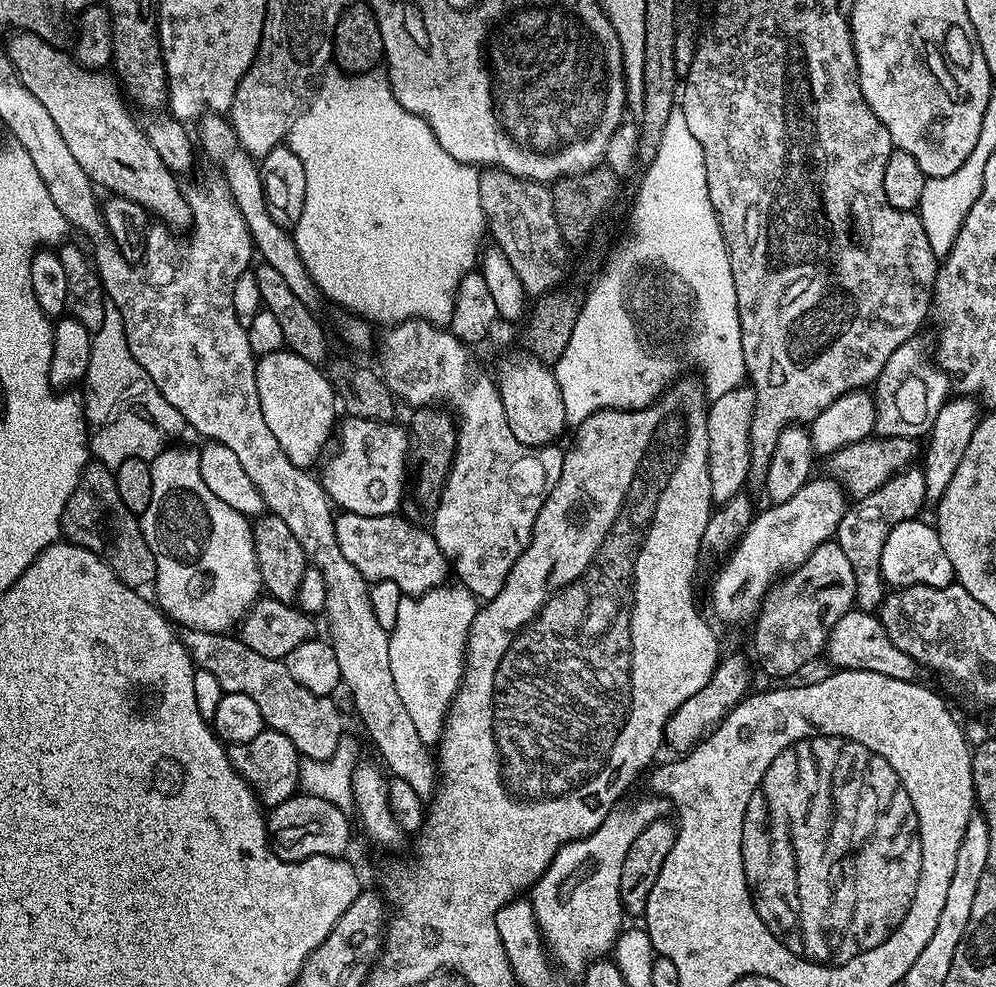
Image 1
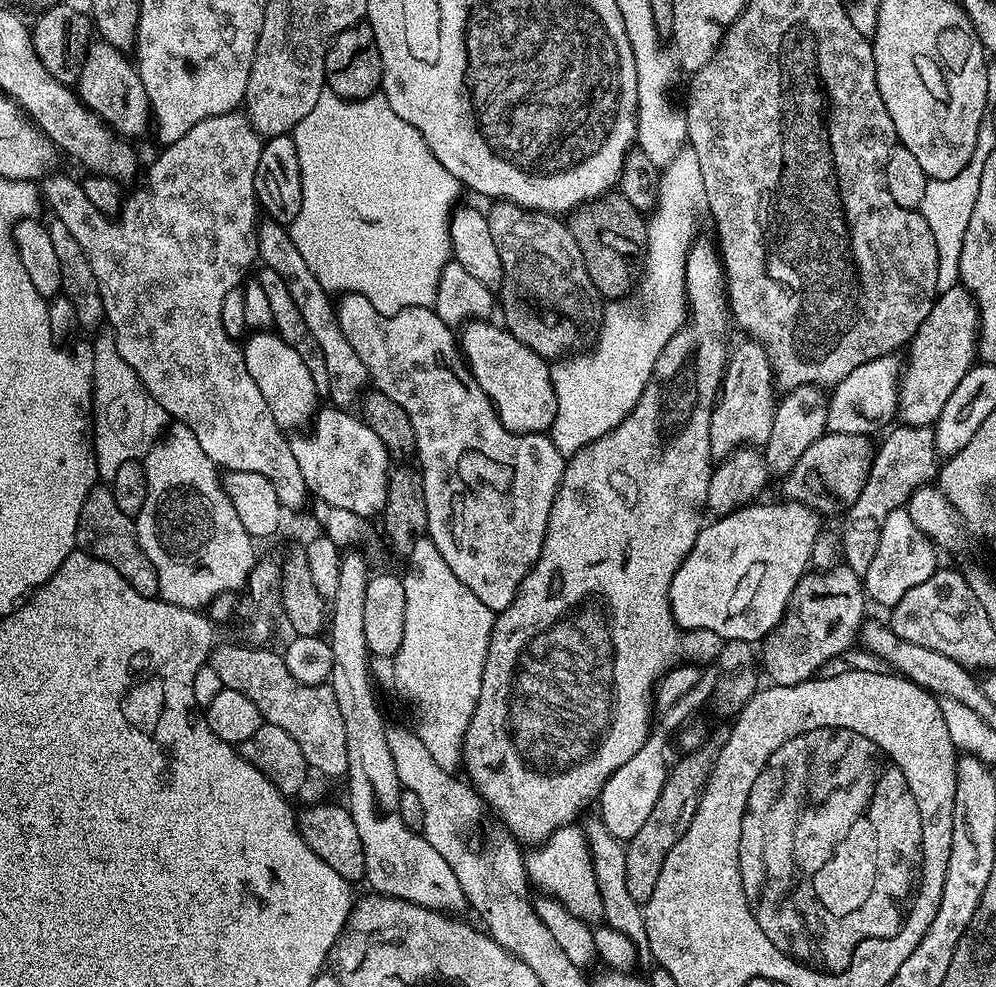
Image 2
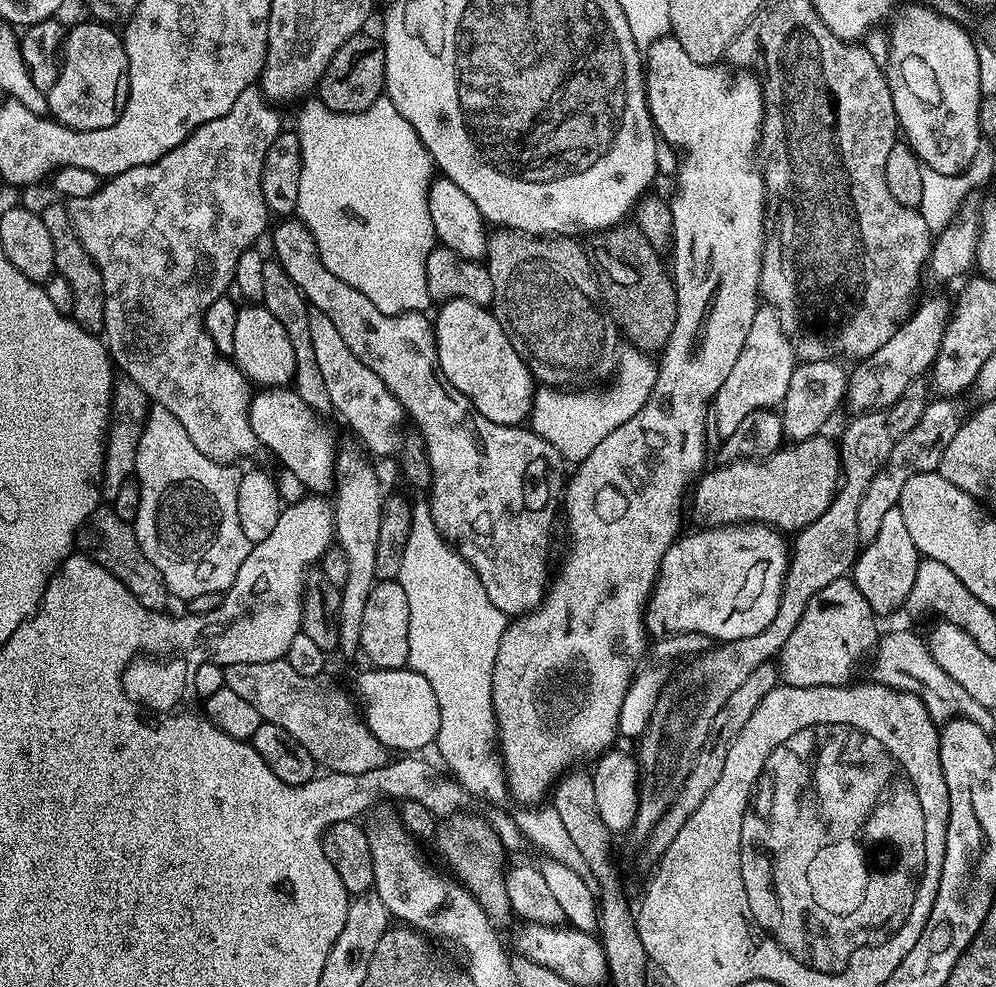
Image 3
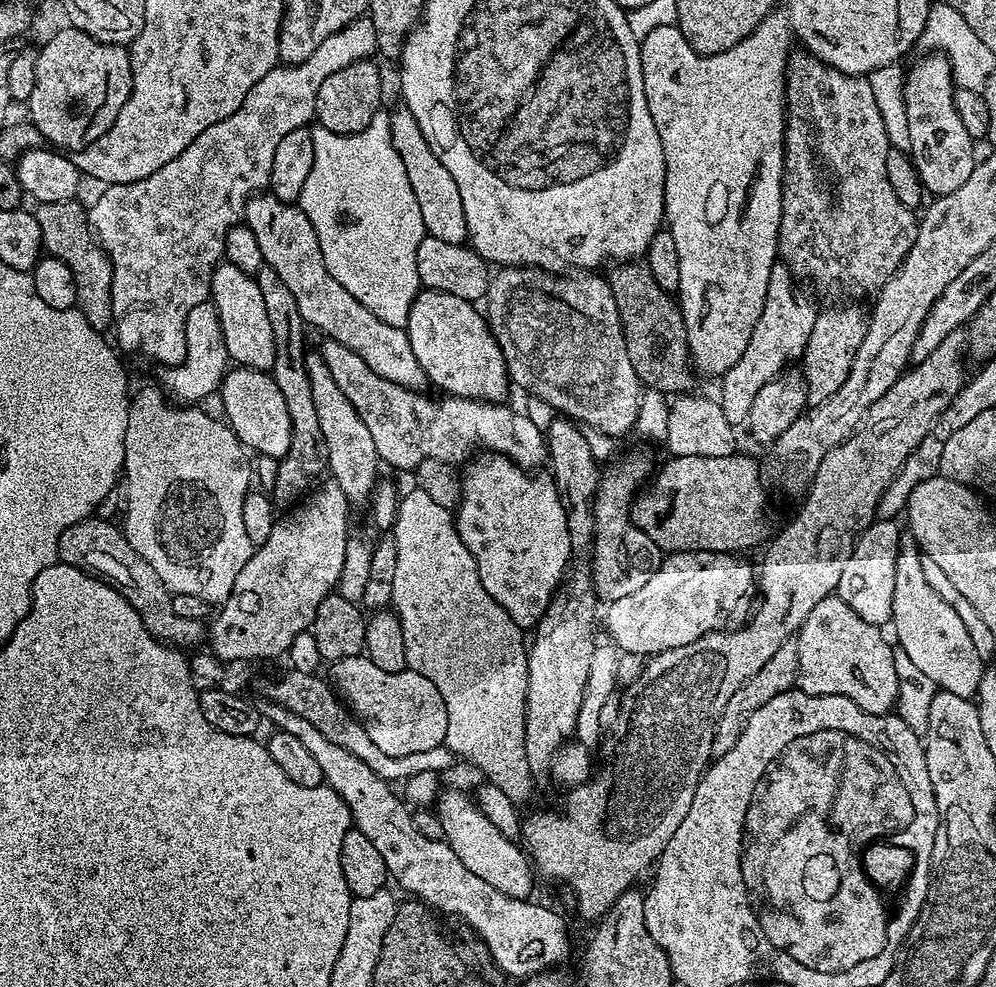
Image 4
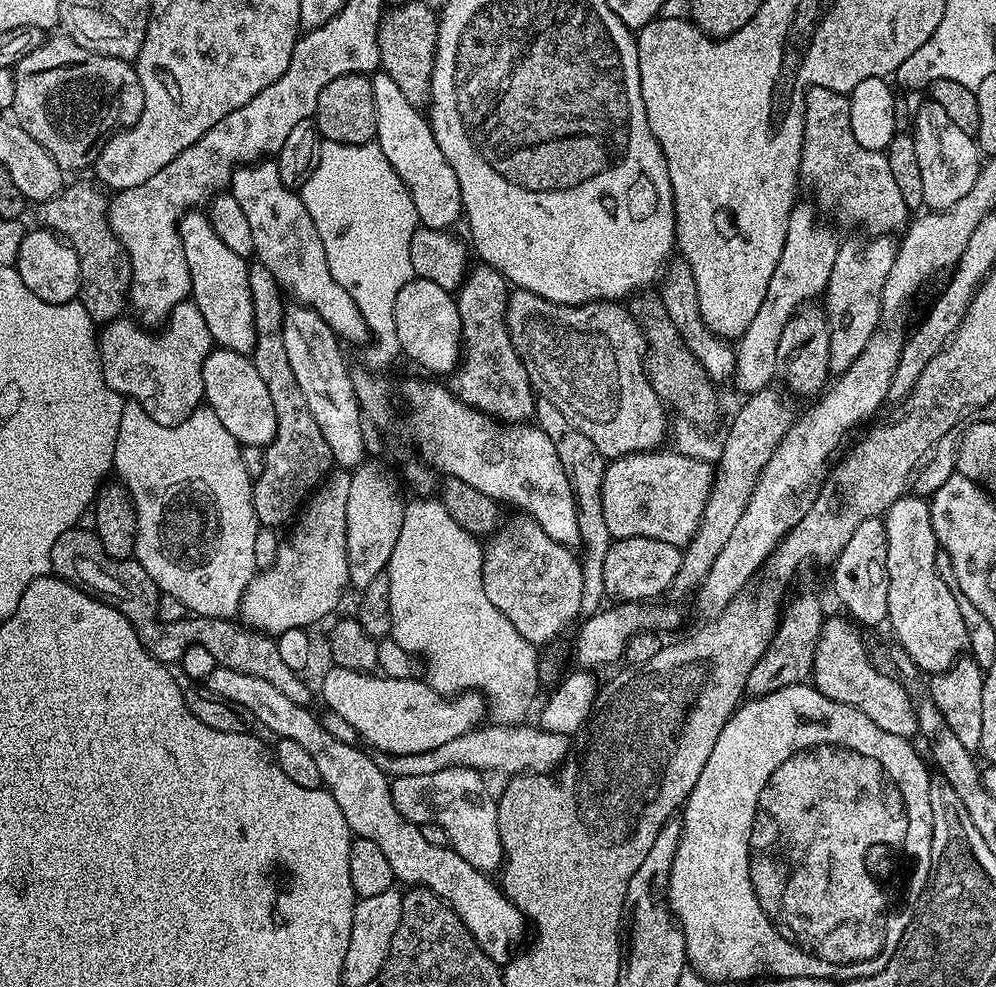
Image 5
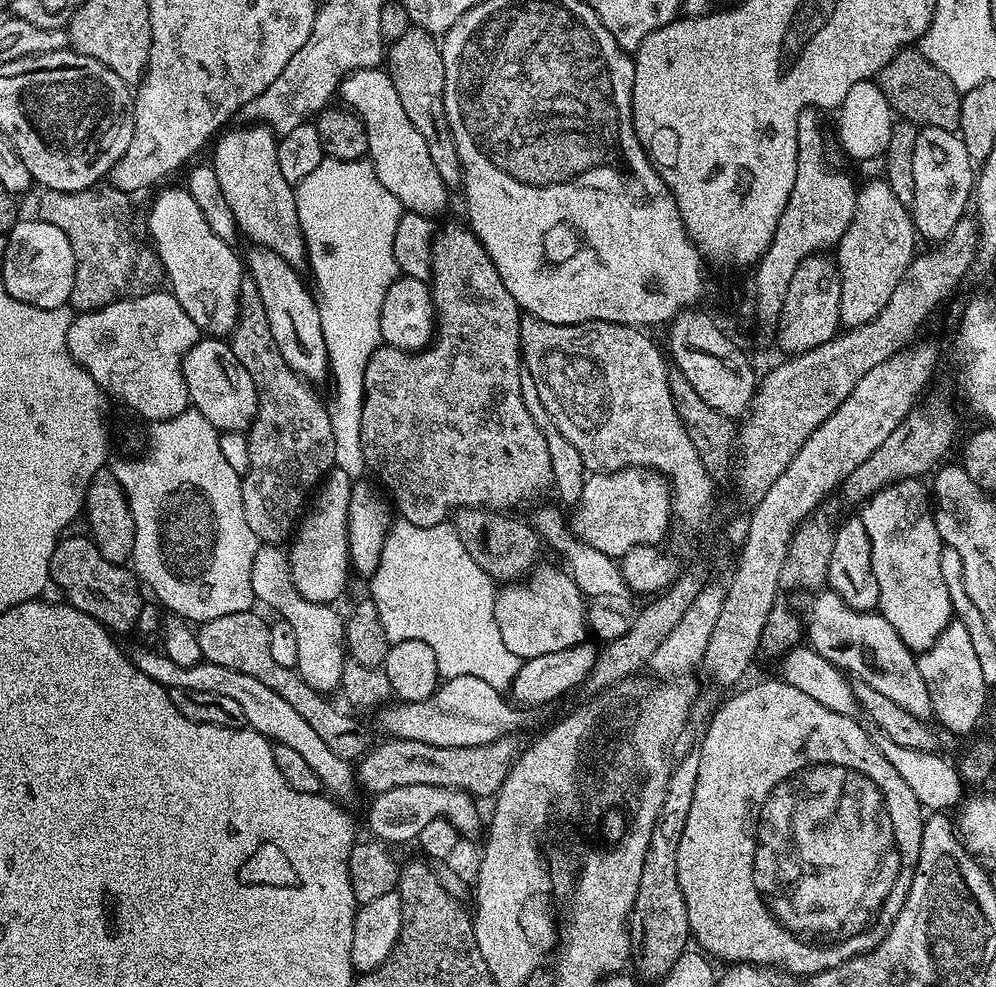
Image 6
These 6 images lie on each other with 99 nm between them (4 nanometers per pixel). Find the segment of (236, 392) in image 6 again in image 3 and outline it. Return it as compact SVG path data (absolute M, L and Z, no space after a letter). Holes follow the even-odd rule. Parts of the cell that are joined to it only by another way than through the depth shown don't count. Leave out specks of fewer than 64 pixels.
M268 386L257 391L252 397L252 405L248 411L250 414L250 426L254 430L257 441L264 444L281 460L284 468L294 472L295 477L300 478L307 491L312 494L328 494L333 491L336 480L336 456L338 443L332 437L332 432L323 424L321 417L302 398L288 386Z

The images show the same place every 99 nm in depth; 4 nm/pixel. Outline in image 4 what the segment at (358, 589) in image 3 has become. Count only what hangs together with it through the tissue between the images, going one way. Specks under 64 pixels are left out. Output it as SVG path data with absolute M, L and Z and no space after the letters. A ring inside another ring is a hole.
M312 350L307 353L306 370L310 374L310 388L314 390L314 406L318 409L318 426L322 426L322 434L326 437L327 471L331 479L342 486L342 491L352 506L367 505L372 499L372 493L381 475L380 468L382 469L382 461L378 450L374 450L370 430L366 430L366 422L362 422L362 418L358 416L358 410L354 410L354 406L350 404L350 398L346 398L346 394L342 394L342 390L338 388L338 382L334 382L334 377L330 374L330 366L326 366L319 351Z

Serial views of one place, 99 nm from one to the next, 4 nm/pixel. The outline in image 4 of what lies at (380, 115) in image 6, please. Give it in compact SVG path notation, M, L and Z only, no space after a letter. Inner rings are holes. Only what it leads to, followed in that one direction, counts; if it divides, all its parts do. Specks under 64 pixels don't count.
M403 106L397 108L397 112L393 111L390 116L392 121L392 141L406 166L406 176L410 178L410 186L414 190L414 198L418 198L418 210L422 210L424 231L434 238L442 238L442 242L463 244L469 239L469 235L468 227L466 226L466 210L462 210L462 194L458 194L458 182L454 182L454 177L450 175L450 170L446 170L446 166L442 166L442 162L438 162L438 154L430 151L430 142L426 142L422 130L418 126L416 119L412 117L410 110Z

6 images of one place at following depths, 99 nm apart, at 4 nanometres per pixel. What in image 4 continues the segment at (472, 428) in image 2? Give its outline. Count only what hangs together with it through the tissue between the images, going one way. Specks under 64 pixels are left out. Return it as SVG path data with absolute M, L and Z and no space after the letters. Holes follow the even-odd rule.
M257 194L248 199L244 220L258 238L264 263L274 269L278 278L286 282L290 294L294 294L294 302L298 302L298 310L309 329L317 328L325 332L323 335L327 339L342 342L342 346L358 353L374 374L398 386L413 390L429 387L428 378L410 348L407 331L390 326L370 314L370 310L366 310L366 306L362 306L362 302L358 302L358 298L354 298L338 278L328 273L322 258L322 246L318 246L318 234L300 207L282 202L271 194ZM477 455L469 459L463 469L460 503L454 509L456 533L478 566L478 578L482 578L482 586L486 586L486 594L490 594L490 598L494 598L494 602L498 602L498 606L502 606L502 610L506 610L506 614L510 614L510 618L514 618L522 630L540 623L567 573L568 559L572 556L568 512L560 499L556 481L548 474L536 475L540 474L521 468L507 456Z

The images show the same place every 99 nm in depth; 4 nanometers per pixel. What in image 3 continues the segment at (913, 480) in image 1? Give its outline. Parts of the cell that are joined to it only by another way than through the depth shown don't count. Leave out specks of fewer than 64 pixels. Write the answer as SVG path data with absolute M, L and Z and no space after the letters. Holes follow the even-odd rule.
M952 398L929 399L922 410L922 418L918 418L918 426L914 426L914 430L910 430L910 434L906 434L896 443L888 463L881 468L878 474L874 474L874 482L870 482L870 486L866 490L866 498L862 498L862 506L858 506L858 538L862 542L870 541L878 534L878 526L882 526L882 518L886 514L886 510L897 507L902 486L905 485L908 478L916 472L934 472L939 469L942 454L946 450L946 446L950 446L950 438L954 438L954 434L958 434L962 423L960 408L956 403L957 401Z

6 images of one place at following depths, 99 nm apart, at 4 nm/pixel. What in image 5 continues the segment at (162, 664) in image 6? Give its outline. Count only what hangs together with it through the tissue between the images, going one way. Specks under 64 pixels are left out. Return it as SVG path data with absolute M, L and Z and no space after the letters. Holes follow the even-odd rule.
M217 666L214 674L210 674L206 688L230 702L246 706L246 710L254 714L257 725L261 729L269 728L273 737L298 742L298 746L304 747L318 766L321 785L332 795L334 802L338 802L338 810L342 810L342 818L346 818L349 833L374 842L374 846L386 854L386 862L390 862L390 870L399 883L401 880L404 884L429 888L433 897L445 900L492 960L504 962L509 959L511 948L524 936L524 913L504 895L504 889L497 881L495 884L492 878L470 866L470 862L450 846L443 848L426 842L426 838L422 838L422 827L411 824L398 814L392 801L389 777L371 755L368 757L356 744L334 738L318 716L311 712L311 707L290 702L286 694L262 678L250 678L250 674Z

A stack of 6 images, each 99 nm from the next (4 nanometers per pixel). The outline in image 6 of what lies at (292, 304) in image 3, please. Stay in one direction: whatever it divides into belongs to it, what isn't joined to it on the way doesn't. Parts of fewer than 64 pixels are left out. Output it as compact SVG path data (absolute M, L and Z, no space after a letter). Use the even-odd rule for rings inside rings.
M245 278L240 287L240 316L236 319L236 327L230 333L230 343L232 352L236 355L236 360L250 374L250 378L256 387L256 397L258 398L258 410L256 418L252 422L251 428L246 433L246 447L250 454L249 472L242 476L240 481L240 489L242 490L242 506L246 510L246 522L250 522L250 530L254 530L257 541L260 544L283 545L284 539L291 537L297 531L298 525L301 523L302 513L305 511L306 505L309 503L310 497L316 491L320 482L324 479L329 471L336 463L334 458L334 430L332 429L332 417L329 409L320 401L320 396L315 392L313 385L305 380L303 376L299 376L293 368L282 358L282 350L278 350L278 342L274 340L272 327L270 326L270 318L266 318L266 306L262 306L262 294L258 292L258 286L251 278Z

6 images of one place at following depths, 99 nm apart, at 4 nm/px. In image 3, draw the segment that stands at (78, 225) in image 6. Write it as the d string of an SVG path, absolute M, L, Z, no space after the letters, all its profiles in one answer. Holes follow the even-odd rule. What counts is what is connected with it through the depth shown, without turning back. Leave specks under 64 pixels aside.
M63 203L48 204L42 208L40 217L42 222L46 222L46 231L50 234L50 242L54 242L56 272L62 278L66 278L66 282L70 282L70 290L74 290L74 306L70 313L72 319L78 326L82 326L82 330L97 334L103 333L106 322L106 290L102 286L102 274L98 270L94 258L90 258L90 254L86 254L86 246L82 246L82 242L70 222L67 207Z

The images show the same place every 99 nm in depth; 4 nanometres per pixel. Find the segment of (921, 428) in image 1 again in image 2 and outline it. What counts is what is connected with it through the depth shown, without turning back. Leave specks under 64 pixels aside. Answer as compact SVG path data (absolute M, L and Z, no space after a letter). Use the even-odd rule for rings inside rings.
M957 286L939 293L932 304L930 314L918 326L918 330L912 335L910 343L907 345L908 360L903 365L900 373L900 406L898 416L901 421L910 426L926 428L935 425L938 414L942 414L942 406L946 406L950 394L954 394L954 389L962 378L972 368L978 360L978 333L980 331L980 310L976 306L976 300L972 293L963 286Z

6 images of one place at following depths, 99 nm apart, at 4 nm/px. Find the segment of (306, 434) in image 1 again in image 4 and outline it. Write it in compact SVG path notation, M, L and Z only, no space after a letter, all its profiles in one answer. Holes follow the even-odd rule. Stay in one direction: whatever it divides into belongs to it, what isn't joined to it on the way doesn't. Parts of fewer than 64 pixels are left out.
M220 263L212 275L210 299L222 322L222 338L226 342L229 361L246 368L270 370L276 358L274 329L266 315L266 301L262 299L262 290L258 290L255 275L238 270L233 264Z

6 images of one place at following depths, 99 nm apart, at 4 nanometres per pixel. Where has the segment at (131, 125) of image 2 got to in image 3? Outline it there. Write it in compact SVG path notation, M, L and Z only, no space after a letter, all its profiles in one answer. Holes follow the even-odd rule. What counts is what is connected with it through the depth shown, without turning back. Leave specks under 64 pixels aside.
M91 22L92 24L76 24L67 29L66 35L63 39L62 45L62 58L60 68L55 73L55 80L52 88L47 90L46 95L48 97L48 112L51 119L58 121L60 124L65 124L68 128L73 128L79 132L89 132L90 130L98 130L99 128L105 128L106 126L114 126L114 122L120 117L121 110L124 109L124 103L128 101L128 59L126 58L126 50L124 49L124 41L119 31L115 32L115 27L109 26L104 22Z

